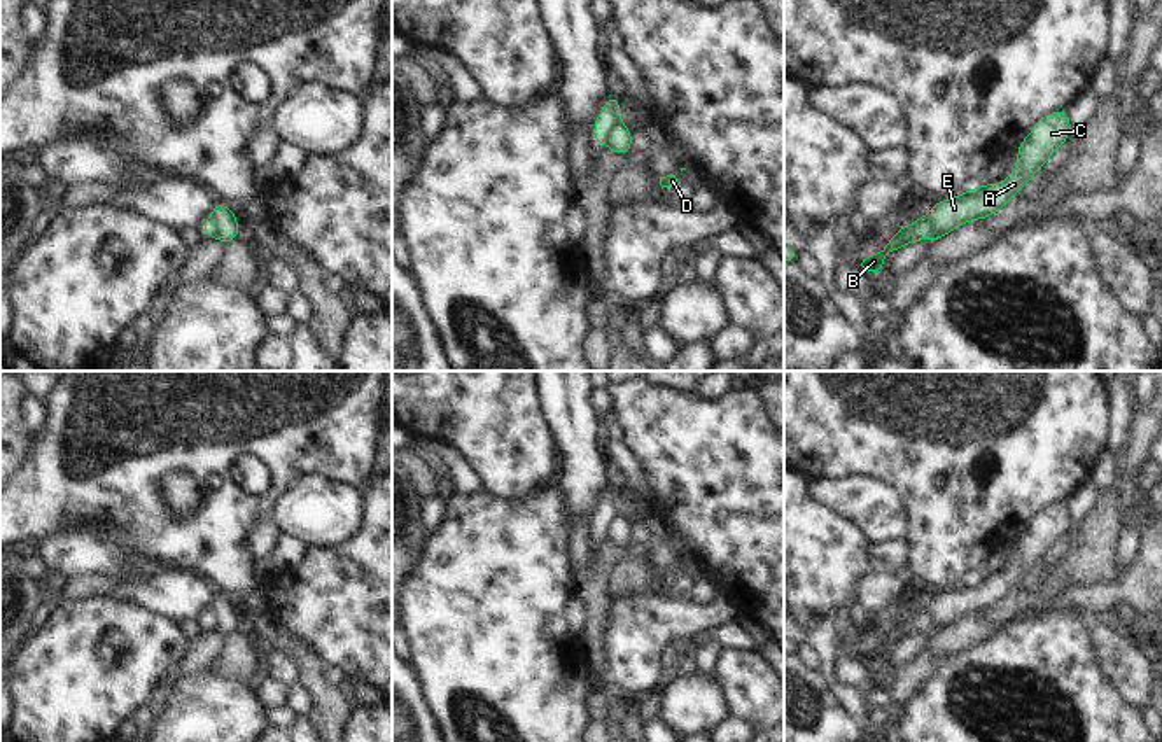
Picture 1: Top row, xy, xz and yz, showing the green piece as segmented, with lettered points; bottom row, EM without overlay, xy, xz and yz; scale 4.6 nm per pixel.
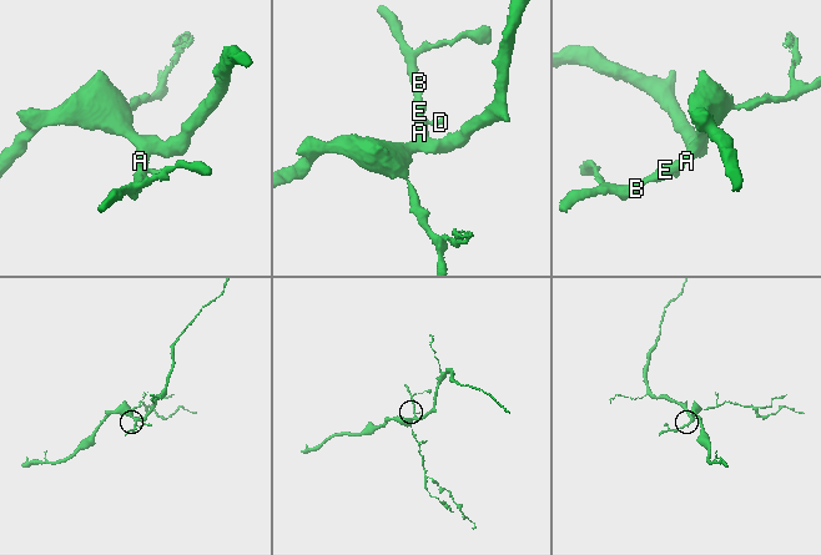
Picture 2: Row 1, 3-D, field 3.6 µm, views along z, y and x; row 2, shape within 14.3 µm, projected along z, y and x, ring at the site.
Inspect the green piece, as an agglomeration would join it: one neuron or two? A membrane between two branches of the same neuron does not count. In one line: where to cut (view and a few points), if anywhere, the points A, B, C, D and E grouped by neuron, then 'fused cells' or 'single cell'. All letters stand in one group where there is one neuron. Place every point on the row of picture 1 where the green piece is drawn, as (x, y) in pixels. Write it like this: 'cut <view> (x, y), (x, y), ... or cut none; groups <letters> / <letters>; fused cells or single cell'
cut xz (620, 121), (613, 126), (606, 144); groups A C D E / B; fused cells

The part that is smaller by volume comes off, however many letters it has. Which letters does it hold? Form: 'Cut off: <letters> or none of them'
Cut off: B

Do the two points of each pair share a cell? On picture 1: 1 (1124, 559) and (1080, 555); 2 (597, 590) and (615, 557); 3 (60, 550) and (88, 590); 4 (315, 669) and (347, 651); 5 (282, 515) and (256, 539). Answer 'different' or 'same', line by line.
1: different
2: same
3: different
4: different
5: different

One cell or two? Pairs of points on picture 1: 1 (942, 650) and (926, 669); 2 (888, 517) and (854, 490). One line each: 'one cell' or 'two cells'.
1: two cells
2: one cell

